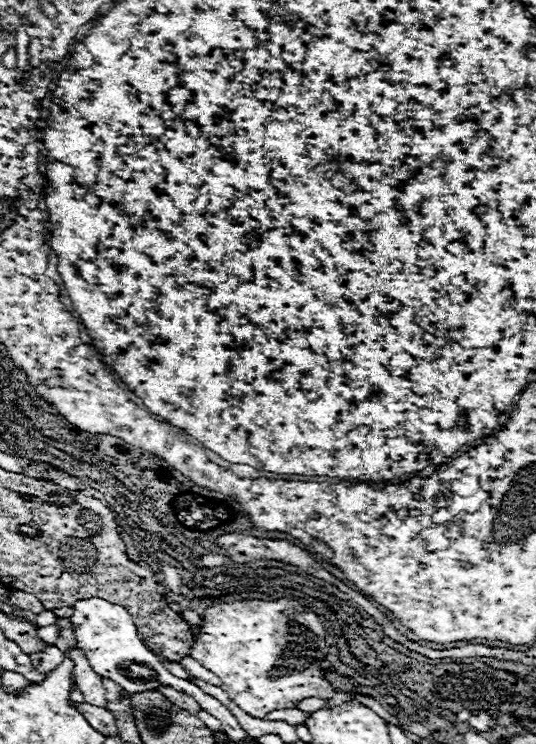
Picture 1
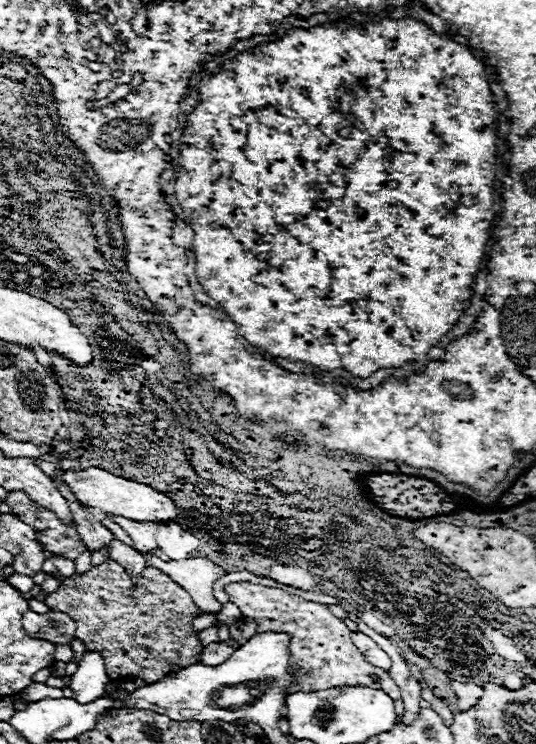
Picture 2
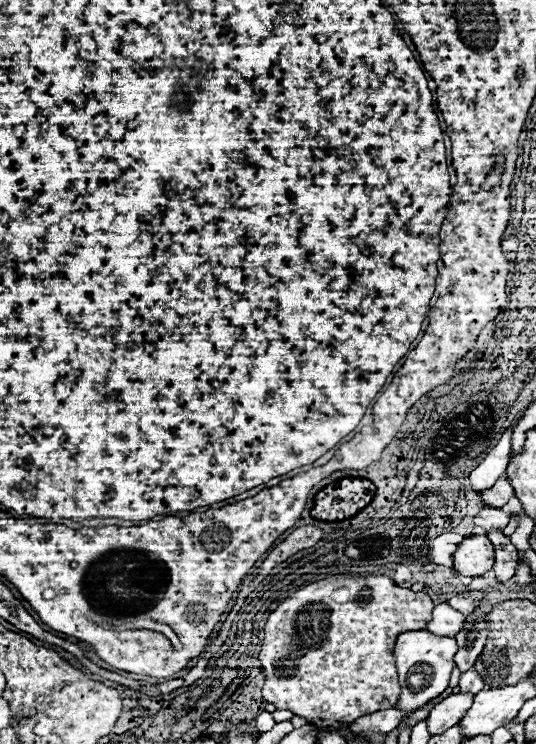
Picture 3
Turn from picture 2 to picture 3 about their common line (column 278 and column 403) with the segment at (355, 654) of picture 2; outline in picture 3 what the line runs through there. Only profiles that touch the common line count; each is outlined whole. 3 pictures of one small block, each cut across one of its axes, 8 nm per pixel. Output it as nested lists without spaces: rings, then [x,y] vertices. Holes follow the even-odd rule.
[[[336,574],[336,576],[328,576],[324,580],[318,580],[314,584],[308,584],[300,590],[296,590],[292,596],[288,596],[266,620],[264,626],[264,640],[262,640],[262,652],[260,652],[260,662],[262,662],[262,670],[266,674],[266,684],[262,688],[262,696],[266,702],[276,704],[276,708],[280,710],[290,710],[296,716],[306,718],[308,722],[320,726],[320,728],[348,728],[356,718],[366,716],[366,714],[374,714],[380,710],[388,710],[394,708],[398,698],[400,698],[400,684],[398,684],[398,670],[396,670],[396,660],[394,660],[394,644],[396,644],[396,636],[400,636],[402,632],[408,630],[422,630],[426,626],[426,622],[432,620],[432,600],[428,594],[424,592],[412,592],[410,588],[400,588],[396,586],[388,576],[366,576],[366,578],[352,578],[346,574]]]

